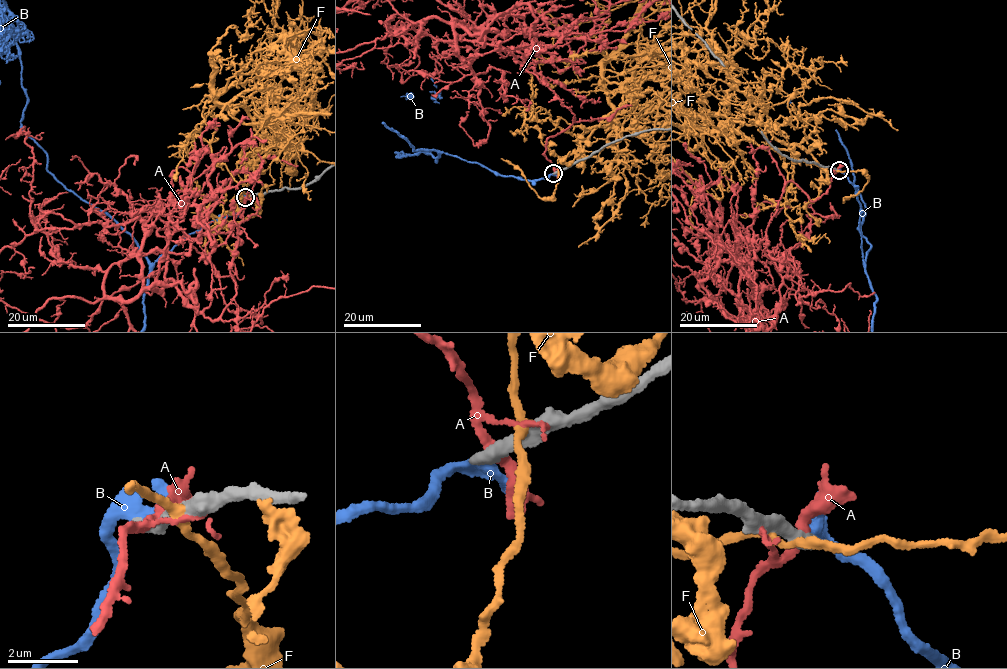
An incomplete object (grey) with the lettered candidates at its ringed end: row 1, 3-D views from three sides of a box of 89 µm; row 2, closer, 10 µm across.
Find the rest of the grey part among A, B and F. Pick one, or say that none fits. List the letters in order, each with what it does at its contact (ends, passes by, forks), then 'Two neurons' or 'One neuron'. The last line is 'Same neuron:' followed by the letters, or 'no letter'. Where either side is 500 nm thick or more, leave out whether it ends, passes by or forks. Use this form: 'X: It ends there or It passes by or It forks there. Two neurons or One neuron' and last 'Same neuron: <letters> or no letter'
A: It forks there. Two neurons
B: It forks there. One neuron
F: It passes by. Two neurons
Same neuron: B

